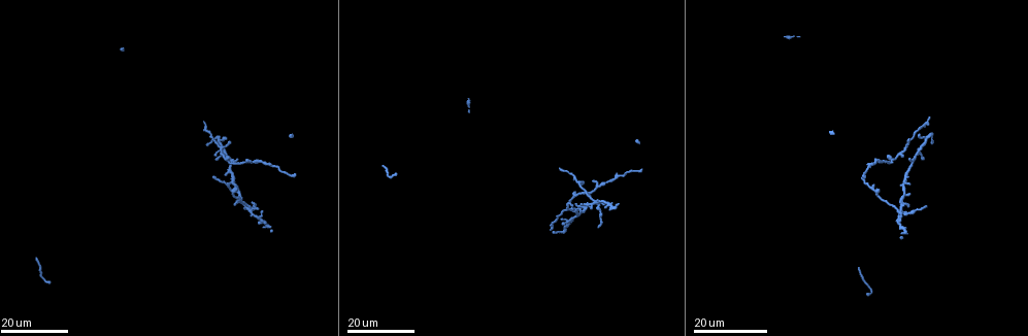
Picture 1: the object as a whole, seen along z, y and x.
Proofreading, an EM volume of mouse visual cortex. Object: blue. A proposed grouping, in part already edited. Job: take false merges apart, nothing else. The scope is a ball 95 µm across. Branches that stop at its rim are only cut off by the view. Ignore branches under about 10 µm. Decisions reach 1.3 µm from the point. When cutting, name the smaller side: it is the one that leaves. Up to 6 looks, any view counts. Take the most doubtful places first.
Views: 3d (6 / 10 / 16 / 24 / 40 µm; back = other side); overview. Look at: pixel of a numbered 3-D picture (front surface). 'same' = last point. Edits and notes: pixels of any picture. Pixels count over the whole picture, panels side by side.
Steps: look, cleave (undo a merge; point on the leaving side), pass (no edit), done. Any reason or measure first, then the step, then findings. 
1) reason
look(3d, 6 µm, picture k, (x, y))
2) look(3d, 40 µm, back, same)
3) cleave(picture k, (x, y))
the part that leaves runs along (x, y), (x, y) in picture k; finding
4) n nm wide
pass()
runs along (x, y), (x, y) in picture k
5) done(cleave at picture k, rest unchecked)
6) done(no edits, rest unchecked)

look(3d, 24 µm, picture 1, (593, 204))

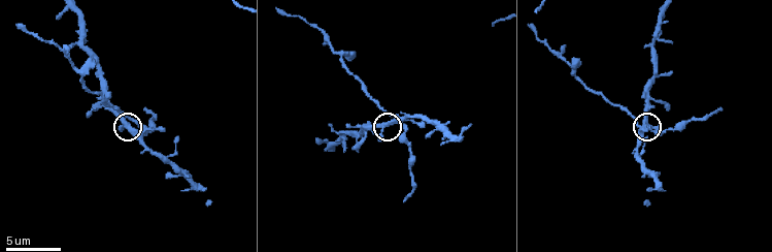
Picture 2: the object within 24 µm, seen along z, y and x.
look(3d, 6 µm, picture 2, (388, 121))

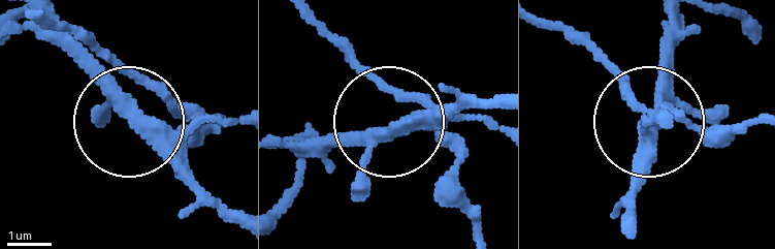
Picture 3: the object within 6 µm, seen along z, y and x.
side arm 89 µm
pass()
runs along (135, 112), (117, 107), (54, 44) in picture 3; all the same cell

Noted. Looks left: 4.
narrows sharply
look(3d, 10 µm, picture 2, (344, 130))

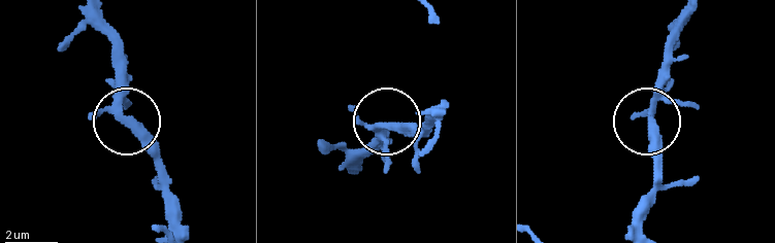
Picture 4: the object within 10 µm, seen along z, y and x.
4 arms
pass()
all the same cell

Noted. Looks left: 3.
two arms in line, one across
look(3d, 24 µm, picture 1, (568, 201))

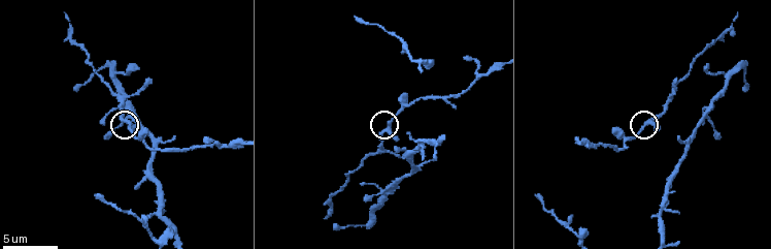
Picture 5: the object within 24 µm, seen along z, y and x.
look(3d, 6 µm, picture 5, (130, 128))

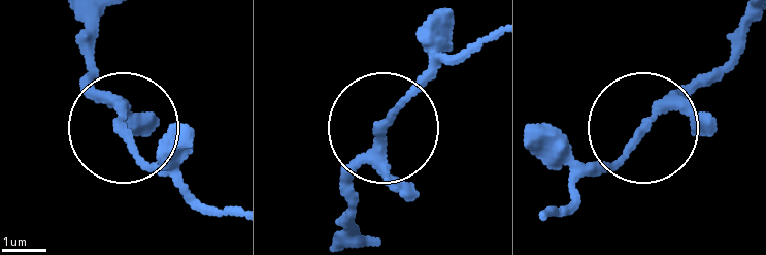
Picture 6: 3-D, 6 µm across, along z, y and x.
3 arms
pass()
continuous, no second cell

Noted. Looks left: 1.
done(no edits, rest unchecked)

